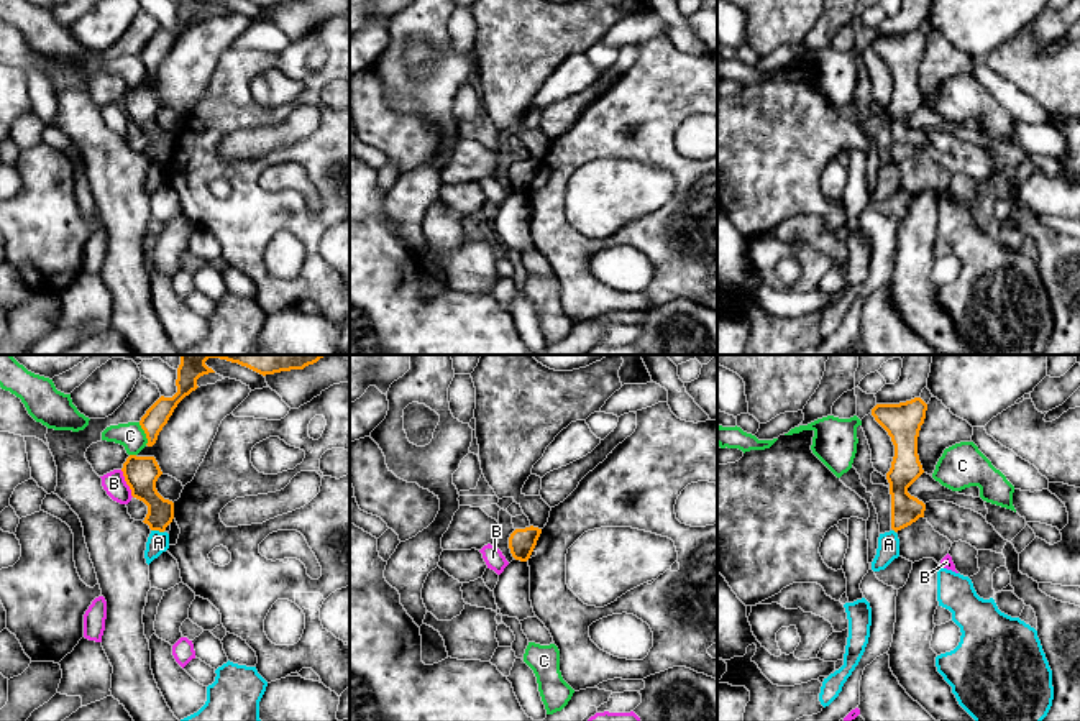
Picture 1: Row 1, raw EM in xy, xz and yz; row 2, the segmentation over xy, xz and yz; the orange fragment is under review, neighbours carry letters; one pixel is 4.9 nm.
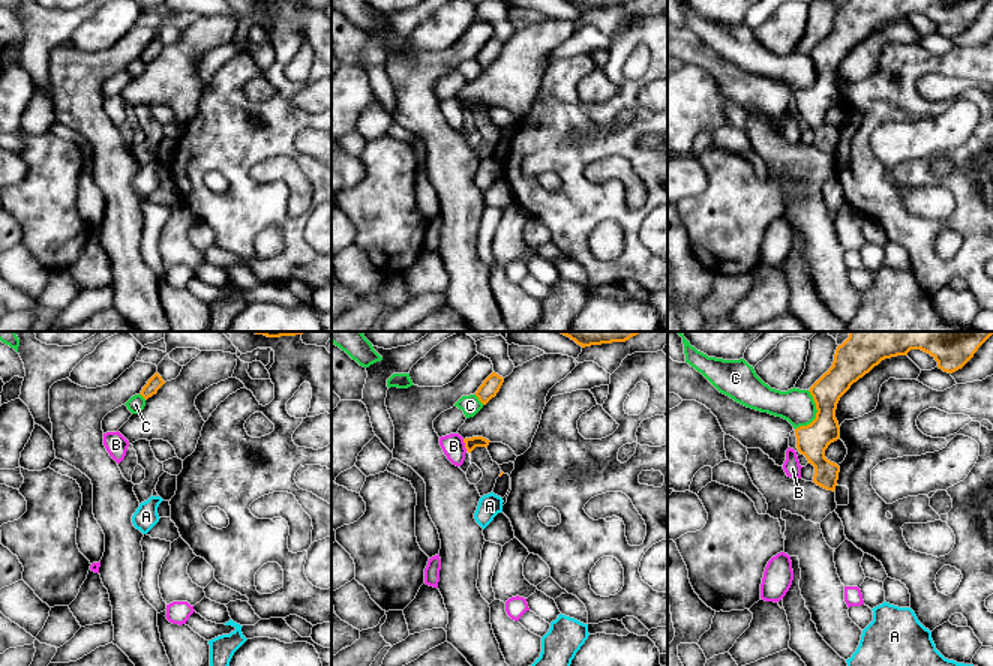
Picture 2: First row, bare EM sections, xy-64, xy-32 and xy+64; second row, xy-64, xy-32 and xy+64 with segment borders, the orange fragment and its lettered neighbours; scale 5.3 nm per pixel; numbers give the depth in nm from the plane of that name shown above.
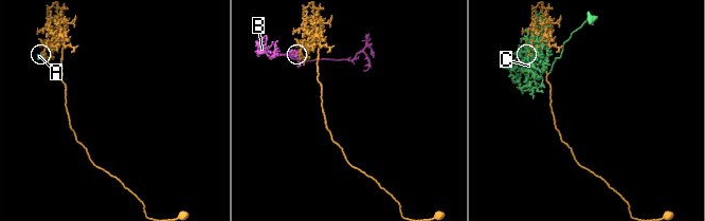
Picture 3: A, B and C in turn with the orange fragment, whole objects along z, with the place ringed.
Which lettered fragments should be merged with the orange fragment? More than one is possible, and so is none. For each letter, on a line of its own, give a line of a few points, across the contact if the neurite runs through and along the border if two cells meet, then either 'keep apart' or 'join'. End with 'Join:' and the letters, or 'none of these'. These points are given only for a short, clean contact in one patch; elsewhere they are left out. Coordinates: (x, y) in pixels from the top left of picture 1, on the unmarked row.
A: line xy (151, 161), (163, 165); keep apart
B: keep apart
C: keep apart
Join: none of these

